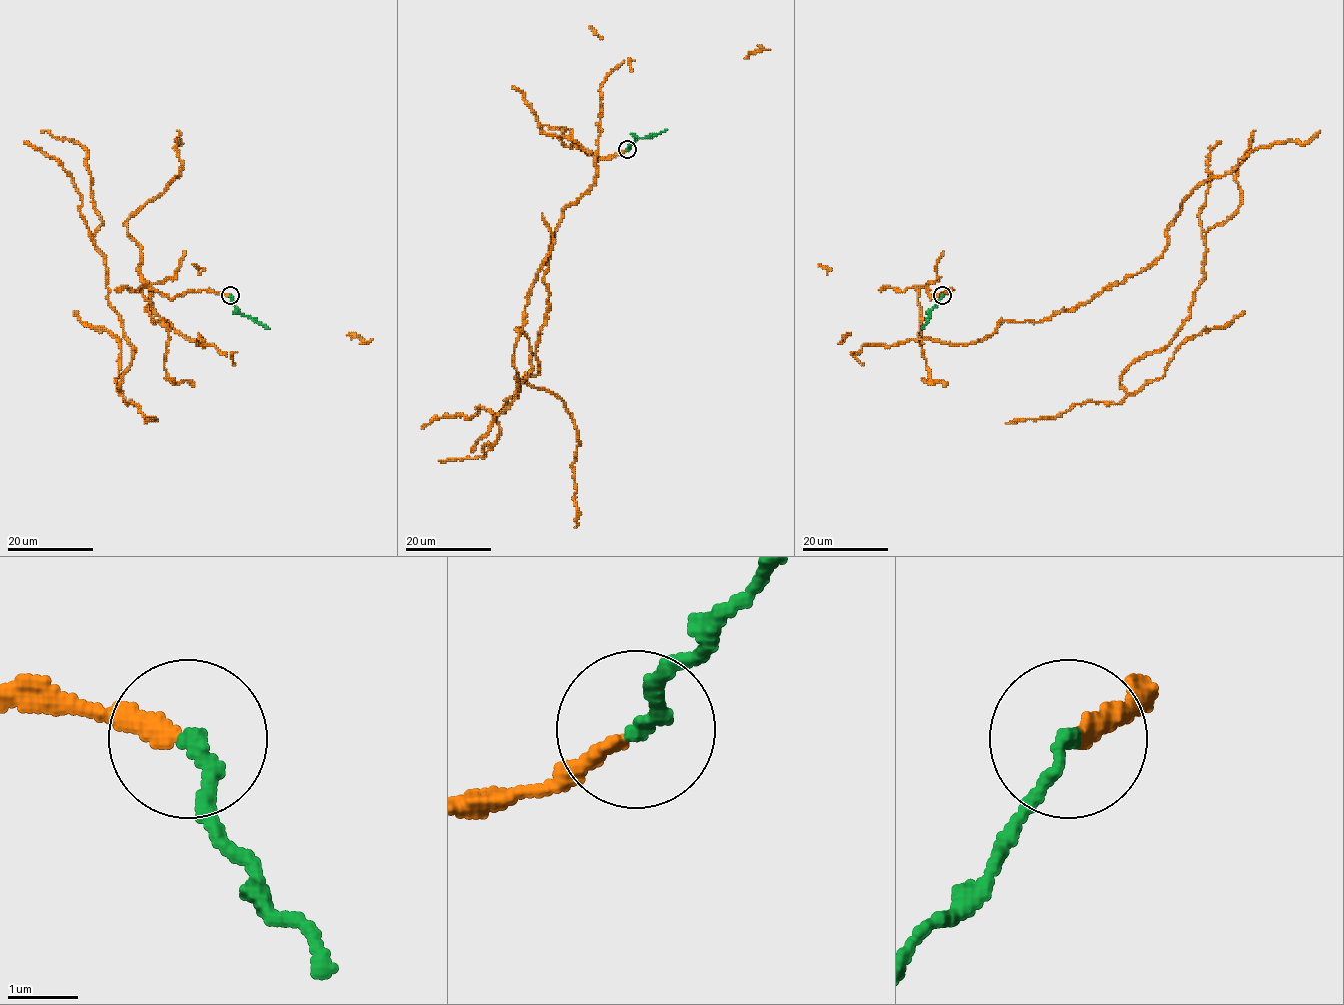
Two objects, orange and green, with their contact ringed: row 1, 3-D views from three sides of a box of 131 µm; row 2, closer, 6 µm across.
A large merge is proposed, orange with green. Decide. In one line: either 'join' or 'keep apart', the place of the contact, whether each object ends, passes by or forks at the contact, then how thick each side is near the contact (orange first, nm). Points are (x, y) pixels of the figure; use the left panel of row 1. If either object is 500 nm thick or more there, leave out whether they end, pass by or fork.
keep apart; at (230, 295); orange ends there; green ends there; 240 nm thick on the orange side, 200 nm on the other

